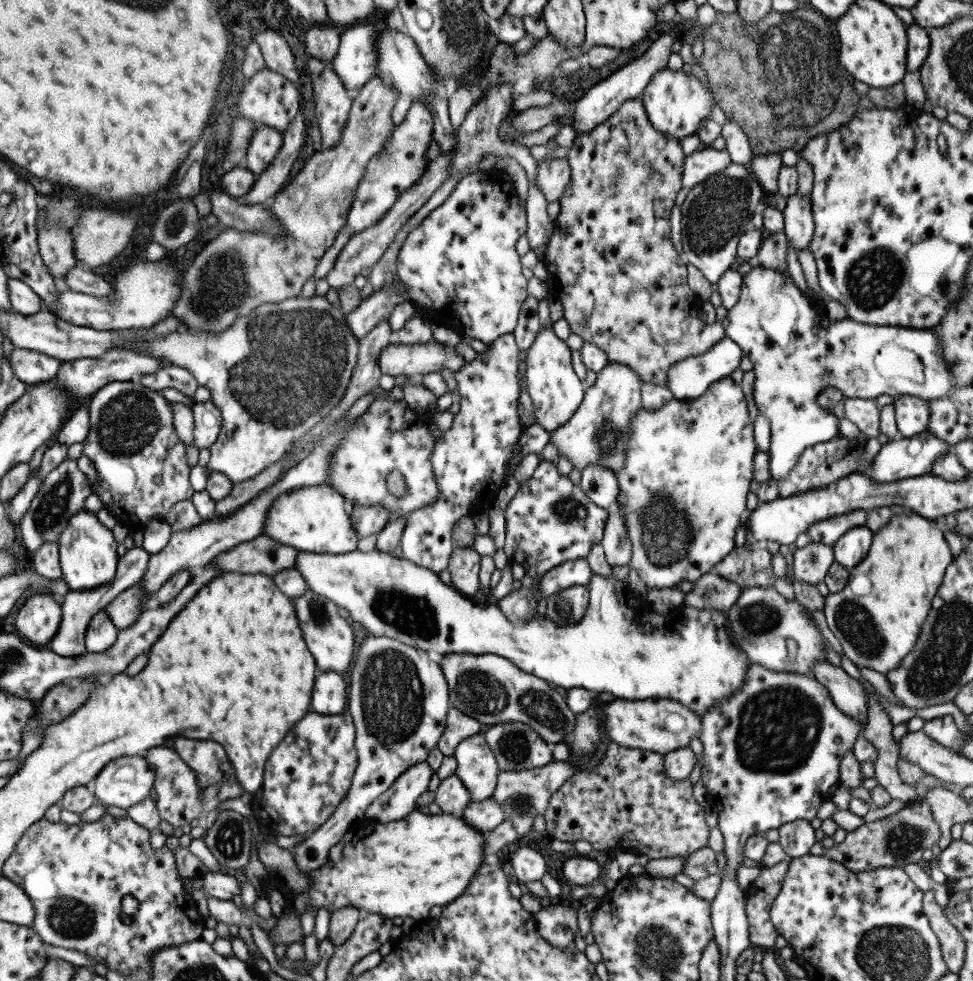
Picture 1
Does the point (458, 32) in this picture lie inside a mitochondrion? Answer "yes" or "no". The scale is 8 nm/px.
yes

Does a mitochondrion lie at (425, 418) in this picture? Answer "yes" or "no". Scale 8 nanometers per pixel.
no

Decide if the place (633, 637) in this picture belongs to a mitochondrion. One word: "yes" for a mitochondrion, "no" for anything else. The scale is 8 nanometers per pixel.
no

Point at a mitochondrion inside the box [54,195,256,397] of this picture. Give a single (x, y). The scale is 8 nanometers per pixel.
(221, 287)

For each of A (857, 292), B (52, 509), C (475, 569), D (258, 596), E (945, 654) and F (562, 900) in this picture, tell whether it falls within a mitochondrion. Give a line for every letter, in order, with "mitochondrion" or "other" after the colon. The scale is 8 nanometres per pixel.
A: mitochondrion
B: mitochondrion
C: other
D: other
E: mitochondrion
F: other

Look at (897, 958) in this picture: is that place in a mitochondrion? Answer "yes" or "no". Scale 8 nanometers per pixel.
yes

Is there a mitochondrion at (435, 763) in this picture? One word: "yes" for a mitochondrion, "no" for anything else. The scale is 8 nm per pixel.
no

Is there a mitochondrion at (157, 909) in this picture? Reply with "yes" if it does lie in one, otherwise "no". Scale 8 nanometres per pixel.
no

